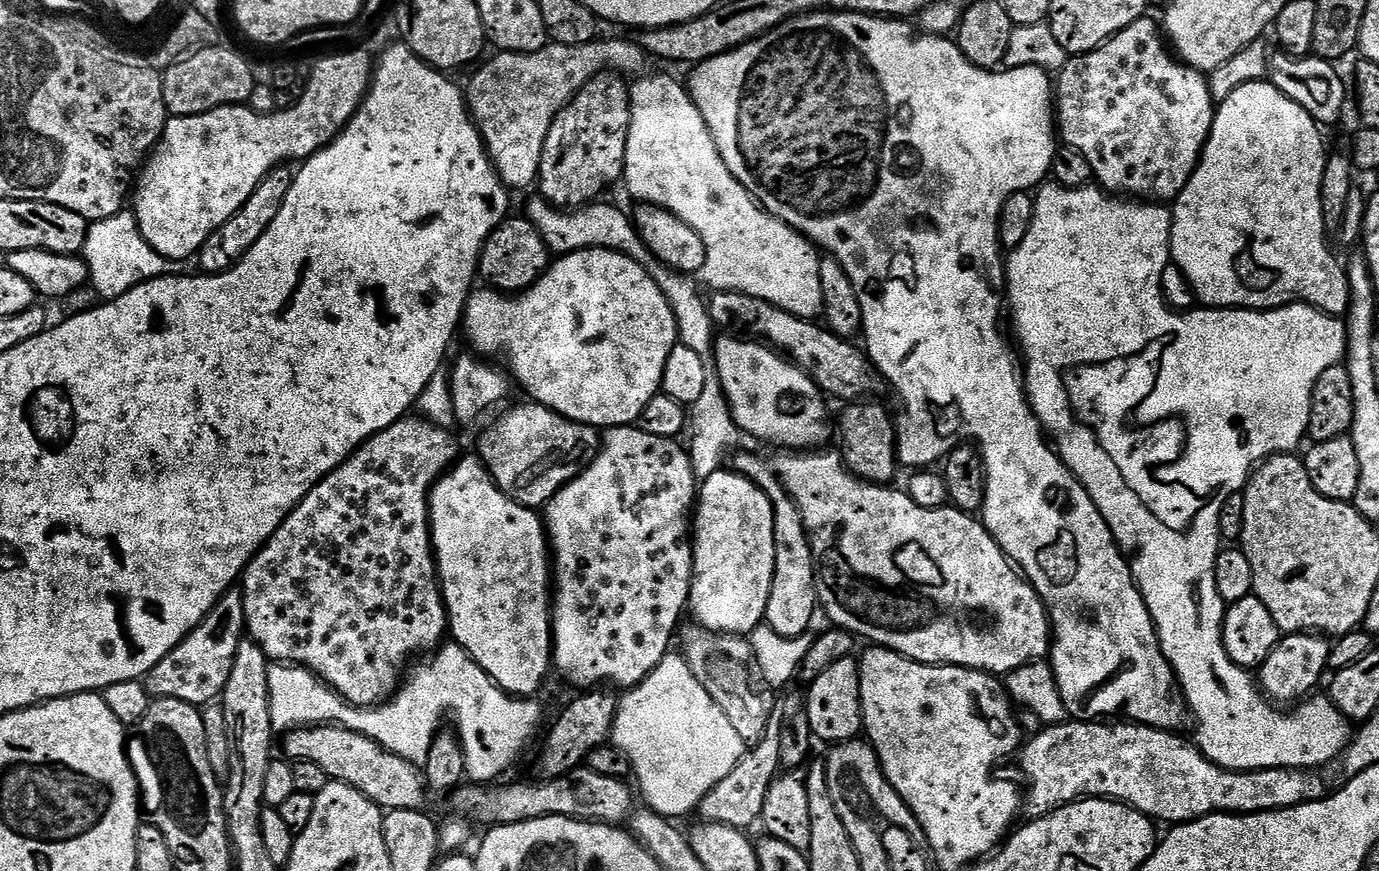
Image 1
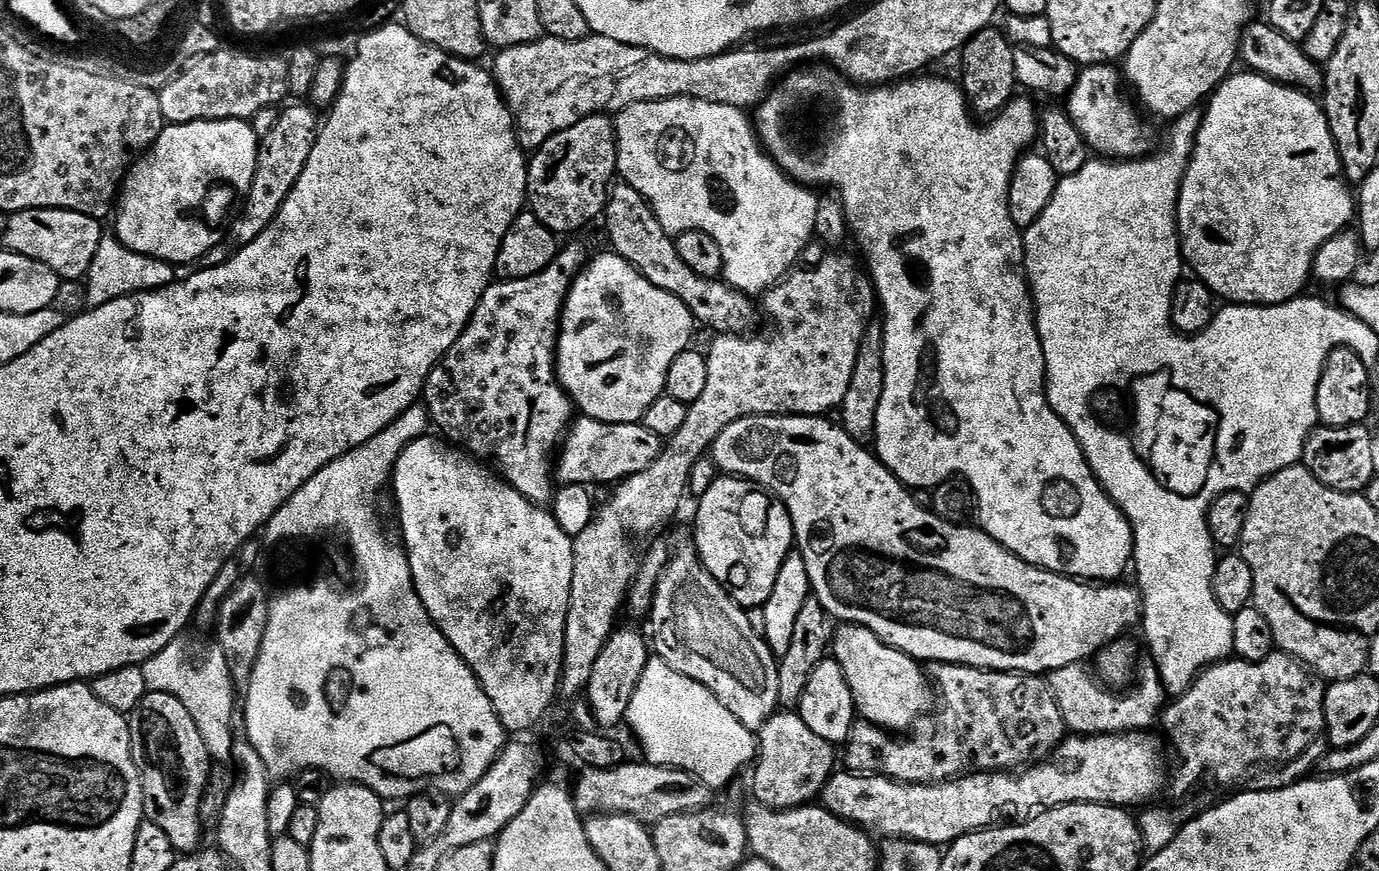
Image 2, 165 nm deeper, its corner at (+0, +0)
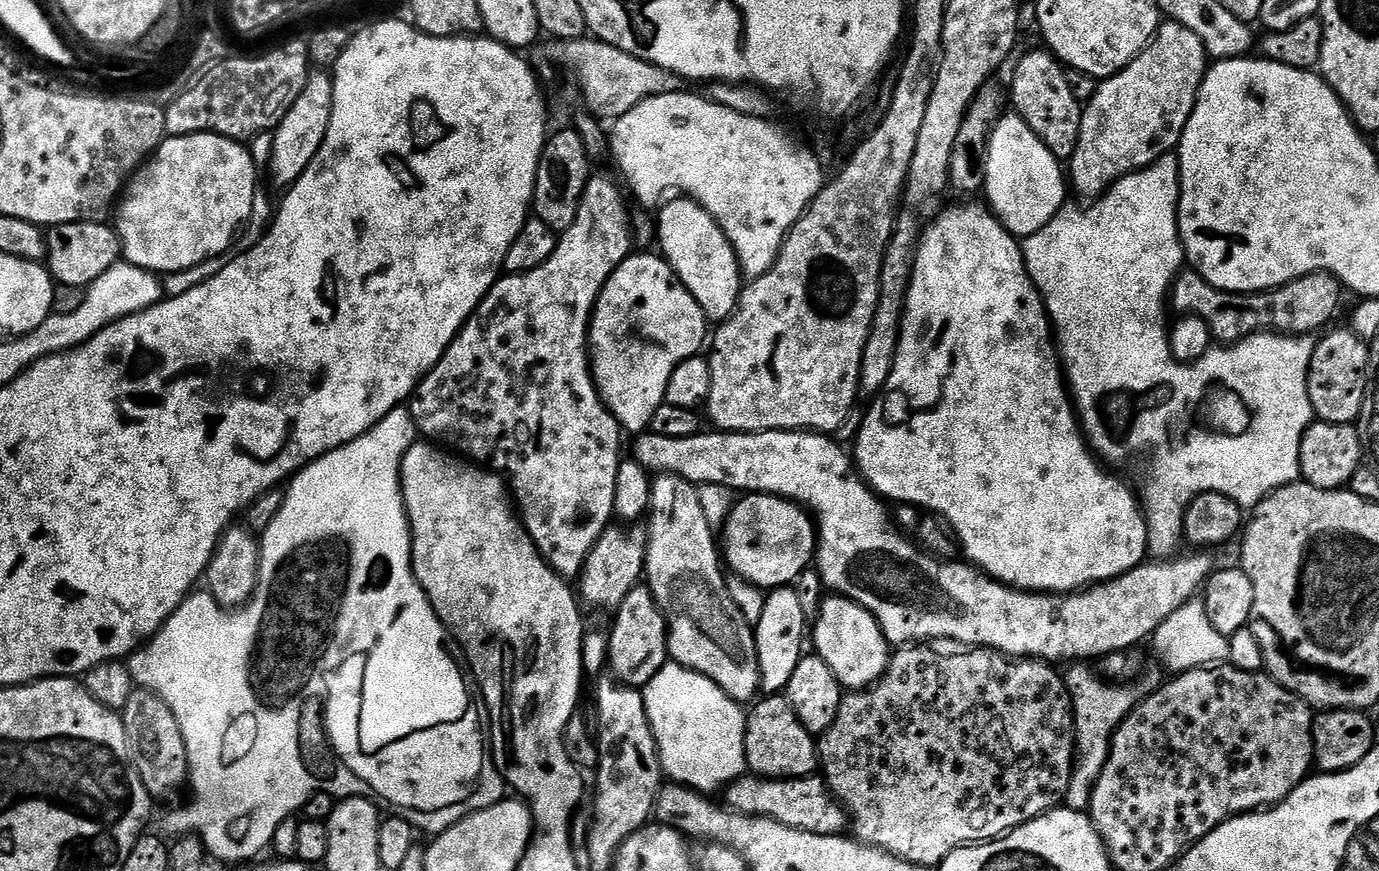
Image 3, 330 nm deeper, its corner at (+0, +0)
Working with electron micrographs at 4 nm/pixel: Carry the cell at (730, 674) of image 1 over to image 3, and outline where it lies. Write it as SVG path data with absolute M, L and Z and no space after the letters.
M660 474L651 481L650 517L648 530L648 553L644 555L644 576L646 586L654 594L668 624L668 655L677 664L694 670L714 681L734 701L752 702L761 691L758 650L753 625L742 618L742 610L734 606L725 573L720 573L722 552L718 540L712 537L704 504L700 501L697 485L680 476Z

